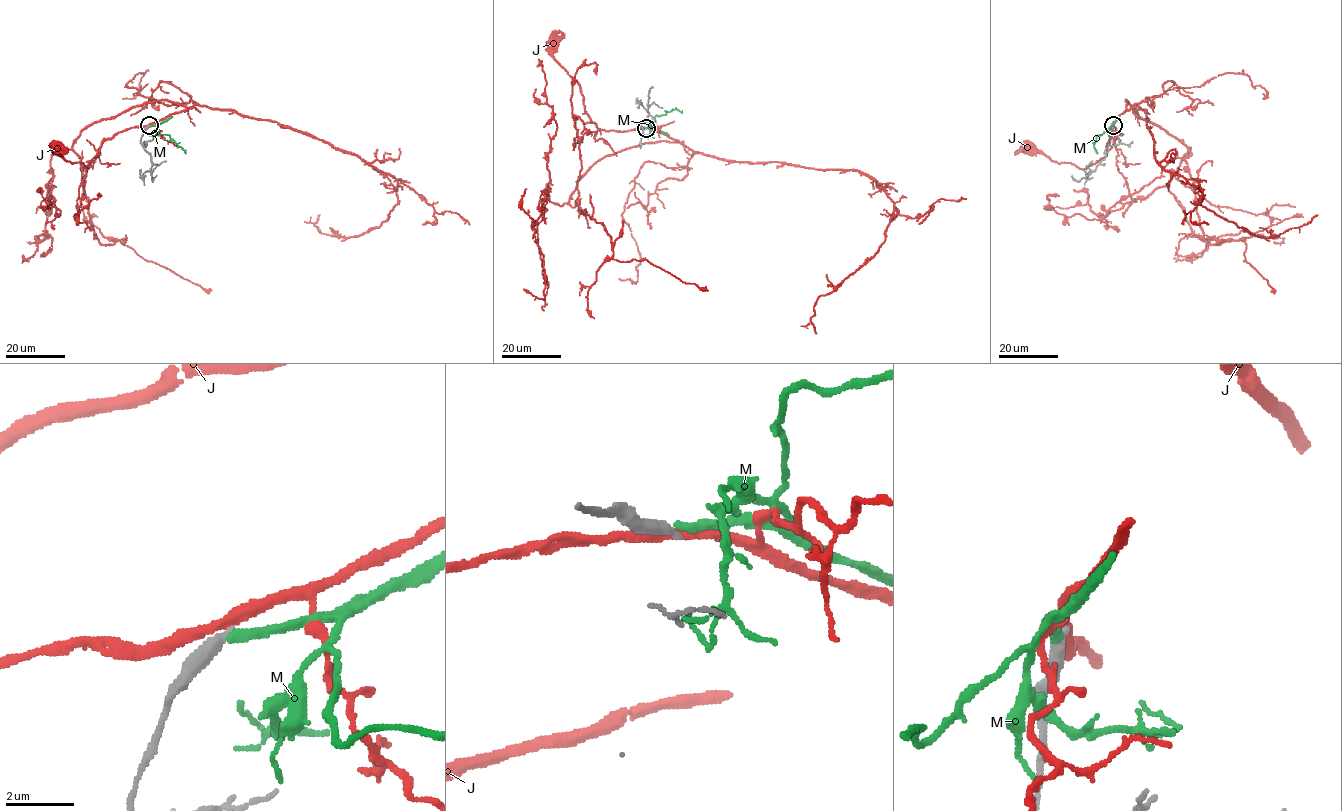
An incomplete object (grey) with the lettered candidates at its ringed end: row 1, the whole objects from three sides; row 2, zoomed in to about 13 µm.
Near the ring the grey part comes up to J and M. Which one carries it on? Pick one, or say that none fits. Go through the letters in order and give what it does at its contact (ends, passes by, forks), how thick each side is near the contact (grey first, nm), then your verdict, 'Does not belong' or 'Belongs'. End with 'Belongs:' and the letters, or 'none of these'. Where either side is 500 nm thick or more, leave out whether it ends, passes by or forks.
J: It passes by. Thickness 400 nm (grey) against 280 nm. Belongs
M: It ends there. Thickness 400 nm (grey) against 280 nm. Does not belong
Belongs: J

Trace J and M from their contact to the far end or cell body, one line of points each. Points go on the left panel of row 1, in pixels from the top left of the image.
J: (147, 126), (125, 129), (106, 138), (86, 169), (82, 162), (68, 162), (54, 147)
M: (148, 126), (157, 124), (158, 134), (168, 134), (185, 153)

